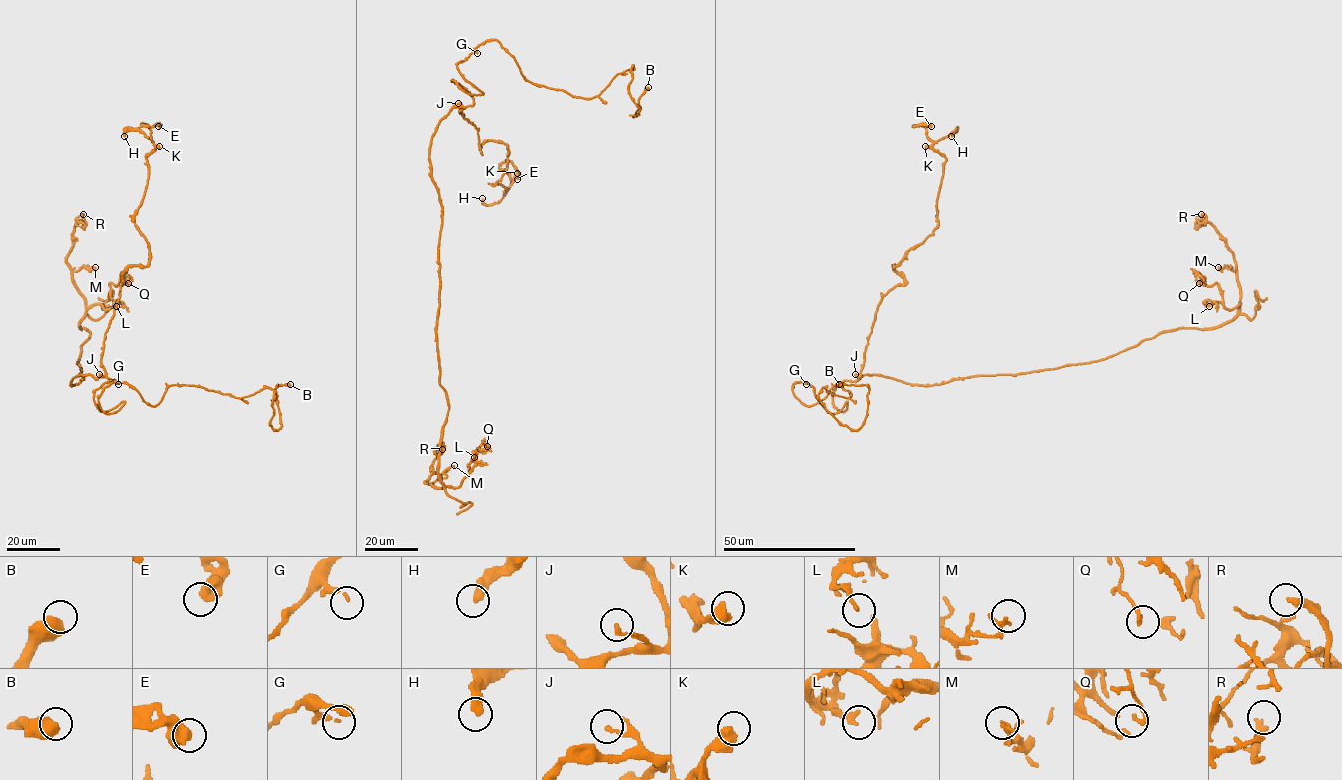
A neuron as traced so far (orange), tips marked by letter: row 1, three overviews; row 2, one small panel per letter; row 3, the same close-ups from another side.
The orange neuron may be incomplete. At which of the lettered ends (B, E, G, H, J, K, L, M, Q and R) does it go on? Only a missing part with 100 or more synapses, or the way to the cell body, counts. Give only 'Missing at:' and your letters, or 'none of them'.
Missing at: none of them

